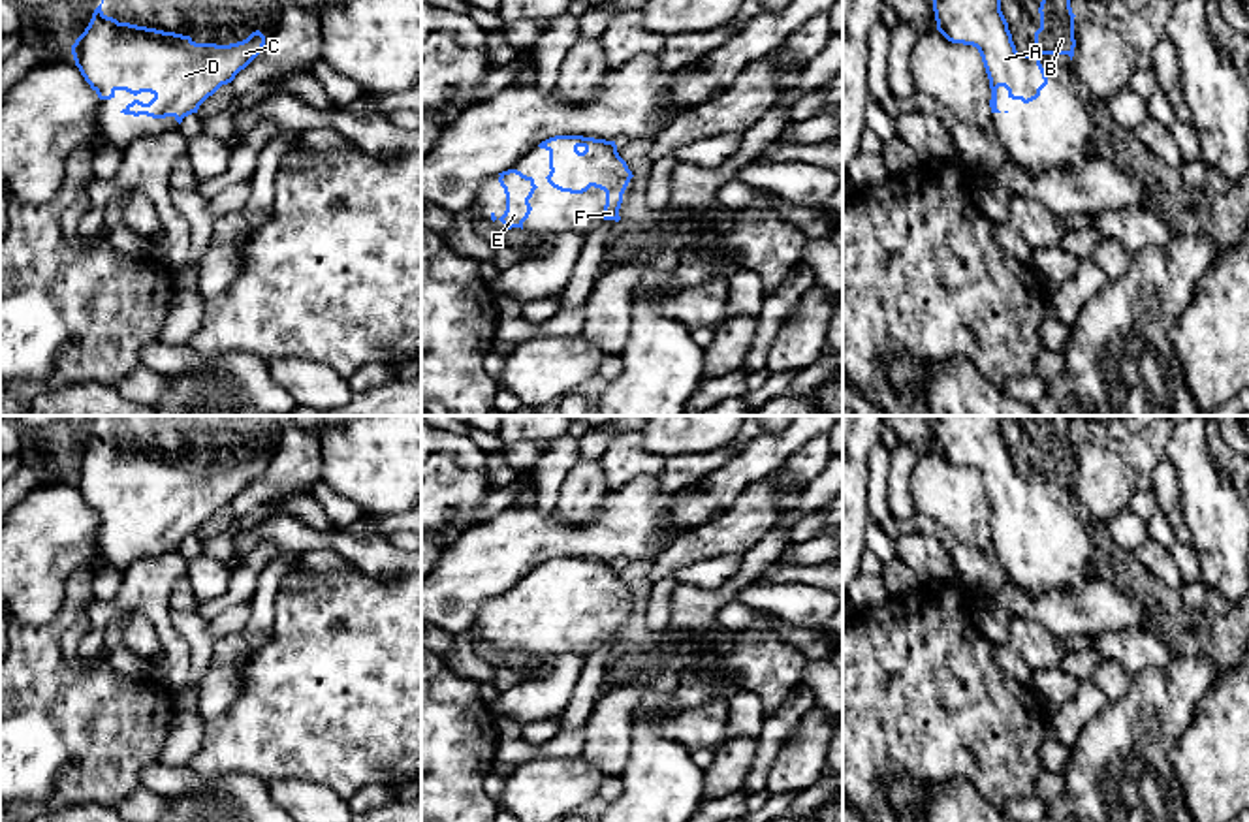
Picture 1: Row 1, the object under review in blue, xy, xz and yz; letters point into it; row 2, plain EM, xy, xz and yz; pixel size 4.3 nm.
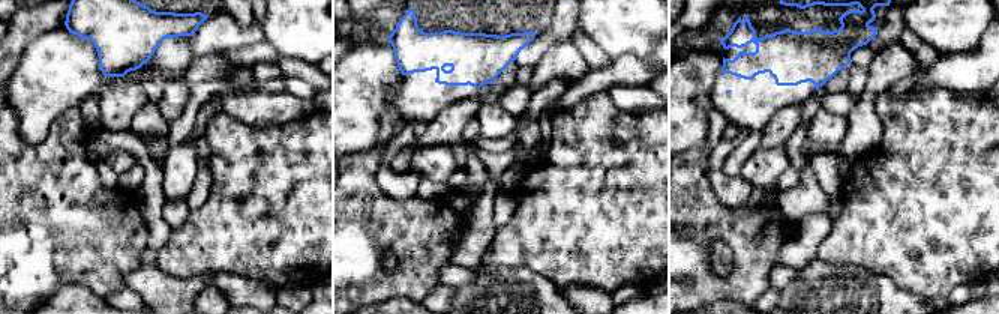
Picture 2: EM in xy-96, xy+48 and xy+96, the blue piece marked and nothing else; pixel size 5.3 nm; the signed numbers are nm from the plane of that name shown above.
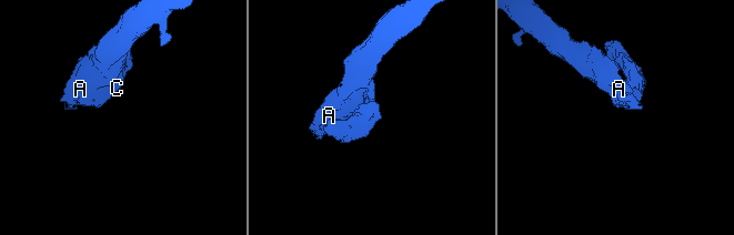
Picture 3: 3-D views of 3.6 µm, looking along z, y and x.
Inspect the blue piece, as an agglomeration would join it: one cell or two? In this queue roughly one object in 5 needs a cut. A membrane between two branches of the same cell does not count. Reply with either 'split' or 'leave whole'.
leave whole

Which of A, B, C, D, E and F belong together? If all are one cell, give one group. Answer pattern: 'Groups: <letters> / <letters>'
Groups: A B C D E F

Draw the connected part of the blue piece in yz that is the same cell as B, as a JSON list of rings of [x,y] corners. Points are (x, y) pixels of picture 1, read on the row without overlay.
[[[933,416],[933,433],[937,451],[952,465],[972,466],[978,470],[991,510],[989,529],[997,530],[997,510],[1004,508],[1008,519],[1029,525],[1040,517],[1040,512],[1048,506],[1046,493],[1040,485],[1044,476],[1068,476],[1074,478],[1074,435],[1070,429],[1070,416],[1040,416],[1038,429],[1040,450],[1035,453],[1035,472],[1031,476],[1020,476],[1012,463],[1008,444],[1001,433],[1001,416]]]

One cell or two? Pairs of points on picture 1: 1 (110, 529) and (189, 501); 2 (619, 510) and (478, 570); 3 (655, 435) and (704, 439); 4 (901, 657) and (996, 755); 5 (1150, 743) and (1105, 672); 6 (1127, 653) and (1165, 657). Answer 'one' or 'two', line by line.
1: one
2: one
3: one
4: one
5: two
6: one

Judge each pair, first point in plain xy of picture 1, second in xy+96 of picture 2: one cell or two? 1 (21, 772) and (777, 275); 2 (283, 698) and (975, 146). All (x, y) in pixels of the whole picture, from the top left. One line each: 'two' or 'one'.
1: two
2: one

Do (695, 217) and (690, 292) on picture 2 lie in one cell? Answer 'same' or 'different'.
same

